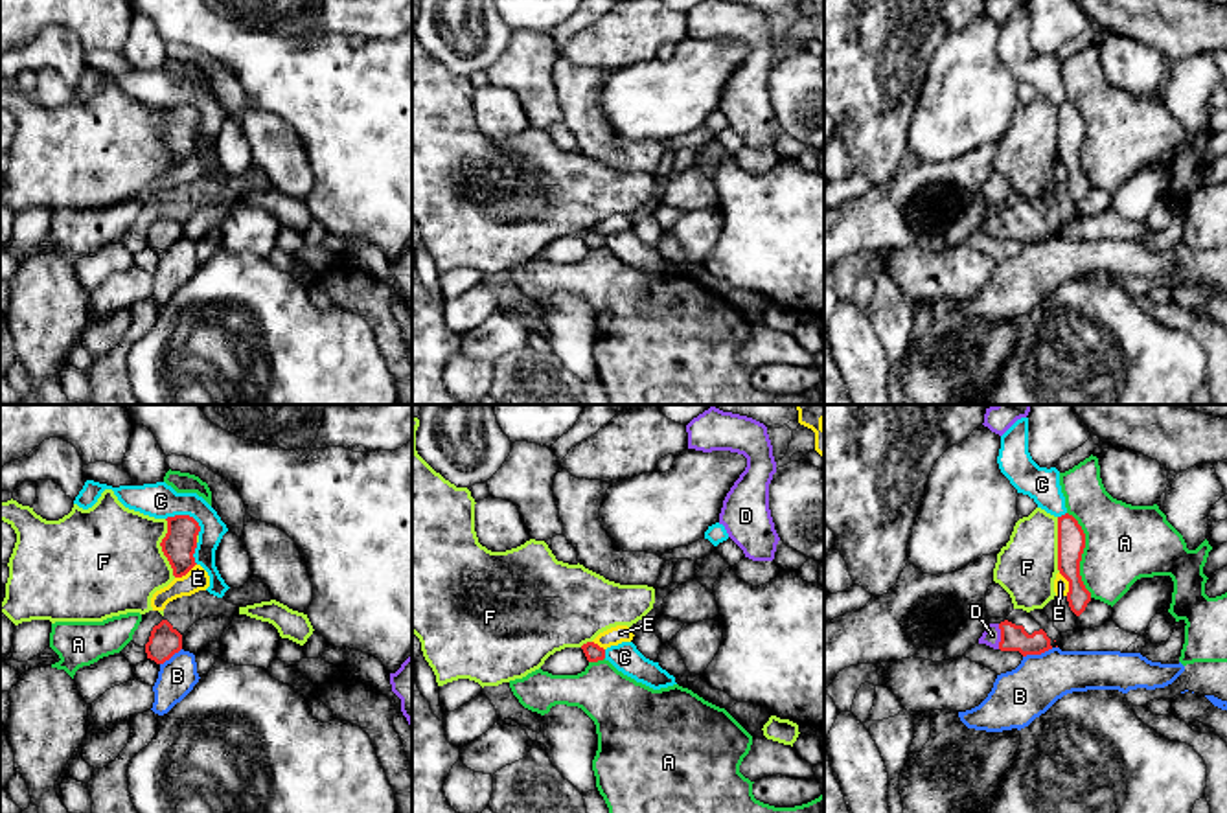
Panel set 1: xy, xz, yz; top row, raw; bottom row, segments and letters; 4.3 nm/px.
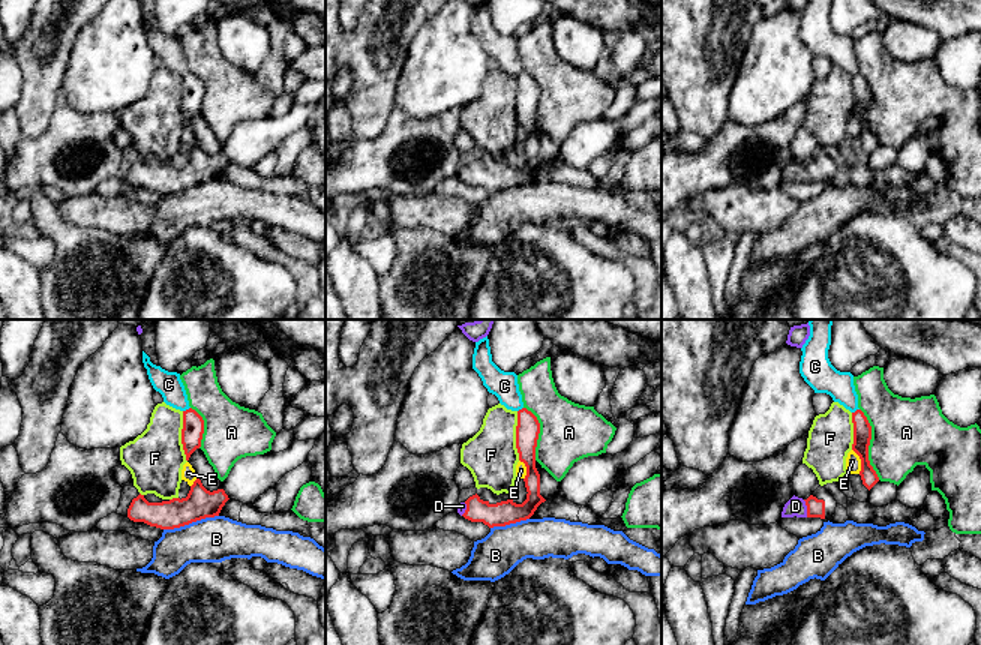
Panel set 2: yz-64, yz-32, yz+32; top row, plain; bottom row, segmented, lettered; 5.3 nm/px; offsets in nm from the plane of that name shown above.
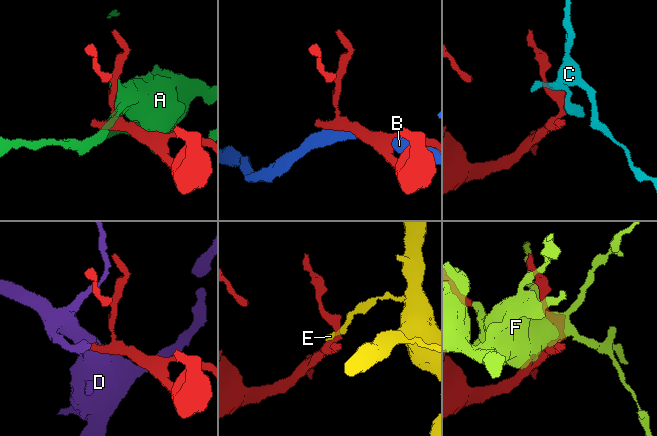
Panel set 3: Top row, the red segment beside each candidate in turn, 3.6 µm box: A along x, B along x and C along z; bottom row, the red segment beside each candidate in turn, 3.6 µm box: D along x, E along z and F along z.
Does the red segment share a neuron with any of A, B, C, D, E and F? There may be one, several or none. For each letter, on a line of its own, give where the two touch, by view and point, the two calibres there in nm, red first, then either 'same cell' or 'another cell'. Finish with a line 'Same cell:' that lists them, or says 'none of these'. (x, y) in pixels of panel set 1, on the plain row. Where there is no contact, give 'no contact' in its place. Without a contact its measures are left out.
A: yz (1082, 140) | 130/340 nm | another cell
B: yz (1038, 241) | 110/240 nm | another cell
C: xy (186, 103) | 150/160 nm | another cell
D: yz (1001, 225) | 110/80 nm | same cell
E: yz (1069, 171) | 130/60 nm | another cell
F: xy (162, 137) | 150/480 nm | another cell
Same cell: D

